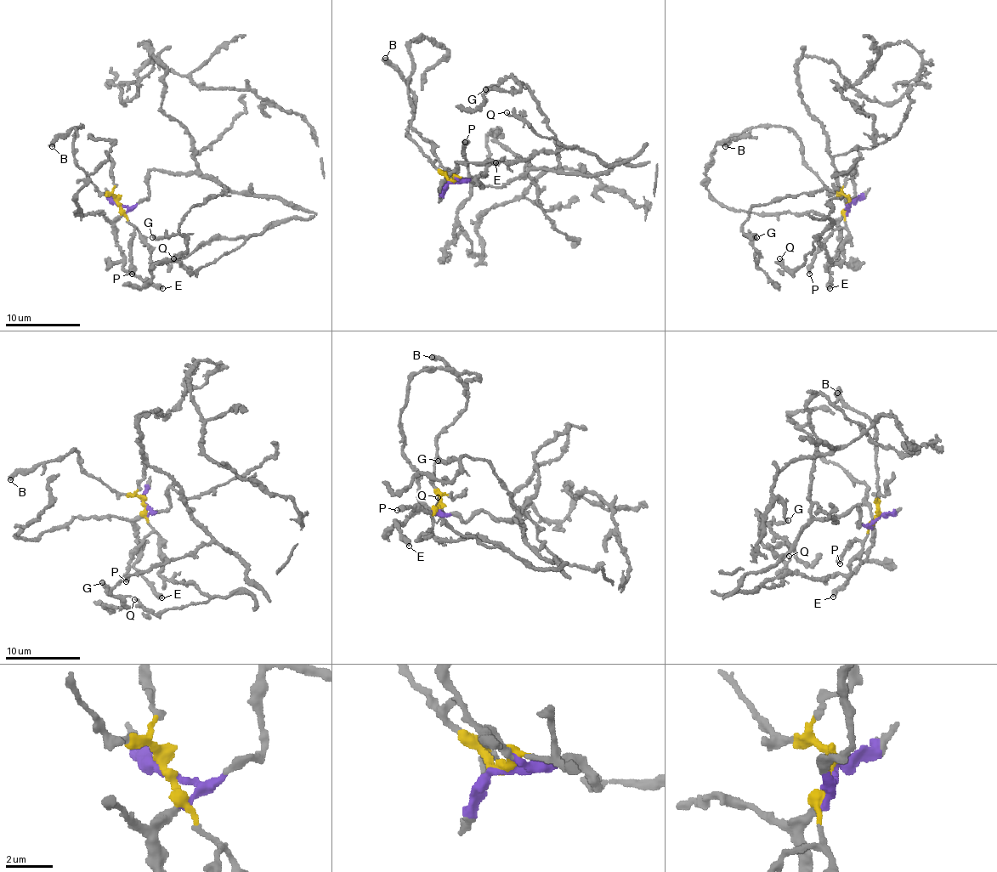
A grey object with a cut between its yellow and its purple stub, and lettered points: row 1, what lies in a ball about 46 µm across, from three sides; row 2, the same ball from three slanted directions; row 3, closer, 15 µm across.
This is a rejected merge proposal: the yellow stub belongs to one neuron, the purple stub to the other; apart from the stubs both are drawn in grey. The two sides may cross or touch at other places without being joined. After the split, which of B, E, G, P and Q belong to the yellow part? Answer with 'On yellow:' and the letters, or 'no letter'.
On yellow: B, P, Q

